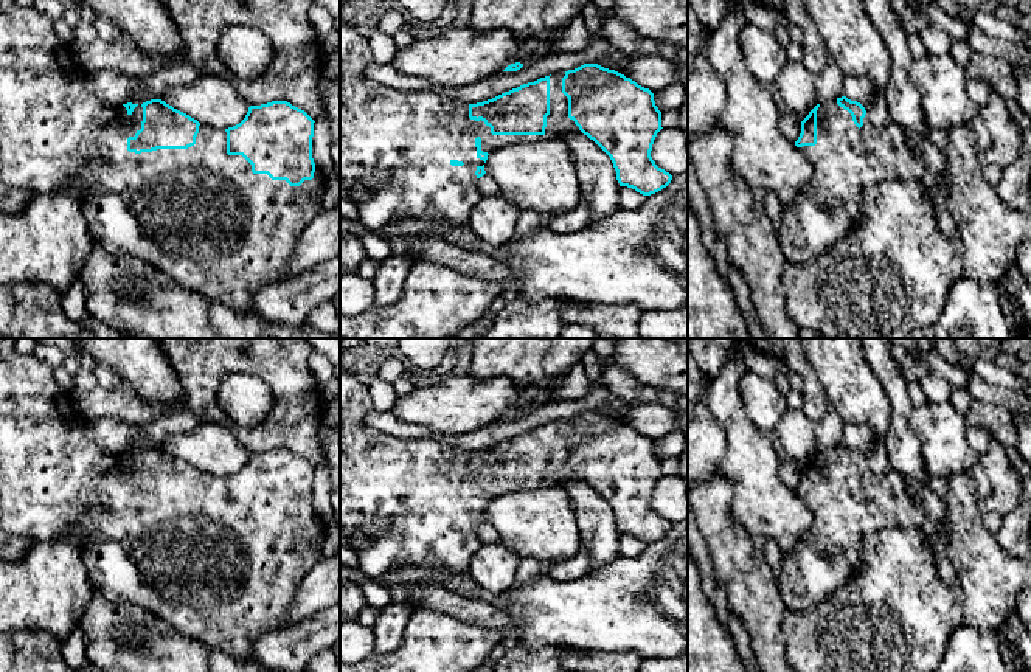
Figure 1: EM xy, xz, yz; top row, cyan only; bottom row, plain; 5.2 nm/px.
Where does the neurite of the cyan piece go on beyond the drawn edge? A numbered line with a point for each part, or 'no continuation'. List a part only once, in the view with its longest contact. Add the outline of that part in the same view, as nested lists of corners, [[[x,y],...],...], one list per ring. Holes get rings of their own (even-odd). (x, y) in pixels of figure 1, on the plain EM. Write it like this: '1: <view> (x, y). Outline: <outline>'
1: xy (201, 564). Outline: [[[0,338],[0,529],[6,534],[25,535],[28,540],[56,540],[68,528],[84,529],[82,557],[89,579],[96,591],[112,602],[134,604],[144,608],[179,632],[238,660],[252,660],[255,641],[286,624],[286,616],[293,598],[309,570],[318,562],[325,540],[325,525],[315,515],[314,526],[304,528],[300,534],[290,534],[286,528],[272,528],[267,521],[253,521],[252,512],[242,503],[227,501],[227,480],[208,472],[199,473],[196,492],[188,497],[157,497],[152,500],[129,500],[127,486],[135,484],[141,476],[143,455],[138,452],[129,462],[123,452],[112,453],[98,445],[87,431],[87,421],[79,414],[71,394],[61,390],[53,377],[53,368],[34,355],[20,354],[16,349],[16,338]]]

